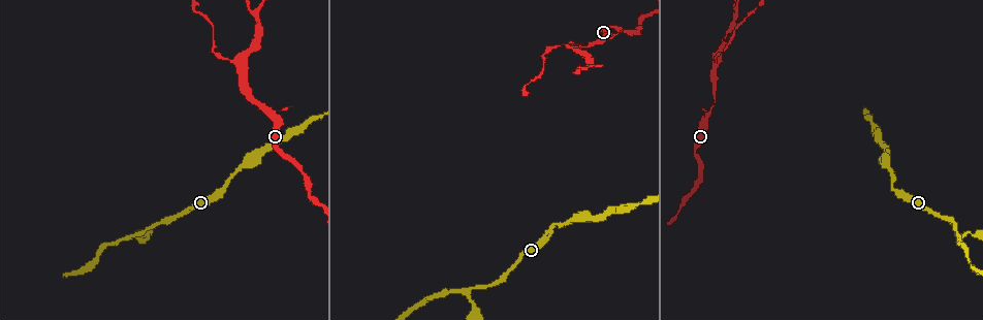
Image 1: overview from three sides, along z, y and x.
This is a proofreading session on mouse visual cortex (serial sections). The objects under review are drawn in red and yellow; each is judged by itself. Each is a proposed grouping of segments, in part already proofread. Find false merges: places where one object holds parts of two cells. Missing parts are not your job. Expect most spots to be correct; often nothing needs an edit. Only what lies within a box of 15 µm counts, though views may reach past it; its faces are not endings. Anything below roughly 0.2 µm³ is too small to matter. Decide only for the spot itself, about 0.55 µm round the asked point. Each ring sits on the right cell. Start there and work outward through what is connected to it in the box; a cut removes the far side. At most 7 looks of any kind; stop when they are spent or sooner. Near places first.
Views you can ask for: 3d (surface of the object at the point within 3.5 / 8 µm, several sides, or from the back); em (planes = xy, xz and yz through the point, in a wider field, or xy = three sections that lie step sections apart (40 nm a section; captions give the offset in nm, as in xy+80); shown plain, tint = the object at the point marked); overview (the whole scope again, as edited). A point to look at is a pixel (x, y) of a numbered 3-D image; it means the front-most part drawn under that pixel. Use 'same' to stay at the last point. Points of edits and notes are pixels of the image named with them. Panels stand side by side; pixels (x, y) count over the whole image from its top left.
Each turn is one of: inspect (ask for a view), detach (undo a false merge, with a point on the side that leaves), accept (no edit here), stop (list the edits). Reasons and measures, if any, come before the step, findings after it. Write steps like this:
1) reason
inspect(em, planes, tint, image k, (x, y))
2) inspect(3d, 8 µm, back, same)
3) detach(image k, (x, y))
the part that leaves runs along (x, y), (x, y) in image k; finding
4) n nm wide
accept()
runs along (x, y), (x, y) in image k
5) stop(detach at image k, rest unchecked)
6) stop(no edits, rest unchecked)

a fork
inspect(3d, 8 µm, image 1, (468, 290))

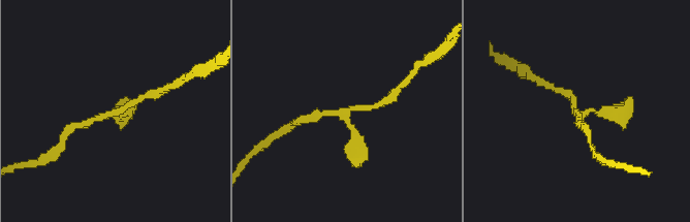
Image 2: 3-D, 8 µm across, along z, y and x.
zoom in
inspect(3d, 3.5 µm, image 2, (344, 113))

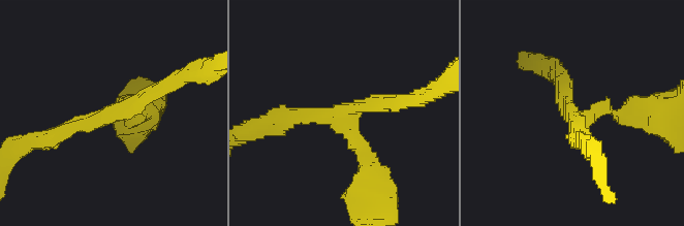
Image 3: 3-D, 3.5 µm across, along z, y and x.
3 arms; arms of 150, 200, 250 nm; shape alone is not enough
inspect(em, planes, tint, image 3, (345, 110))

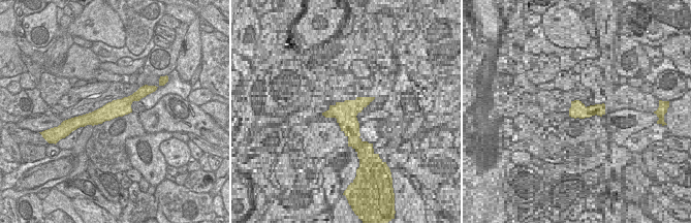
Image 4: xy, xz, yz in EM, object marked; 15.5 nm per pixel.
accept()
runs along (173, 83), (119, 115), (52, 136) in image 3; one cell here

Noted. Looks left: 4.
calibre changes
inspect(3d, 8 µm, image 1, (265, 151))

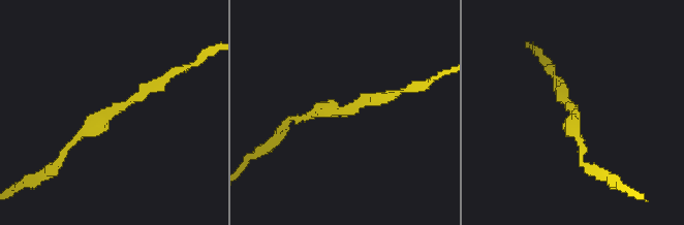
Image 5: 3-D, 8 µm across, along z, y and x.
closer look
inspect(3d, 3.5 µm, back, image 5, (110, 108))

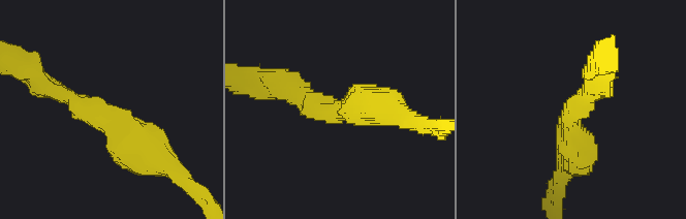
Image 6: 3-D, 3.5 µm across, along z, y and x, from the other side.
arms of 250, 500 nm
accept()
all the same cell

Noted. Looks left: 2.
calibre changes
inspect(3d, 3.5 µm, image 1, (875, 128))

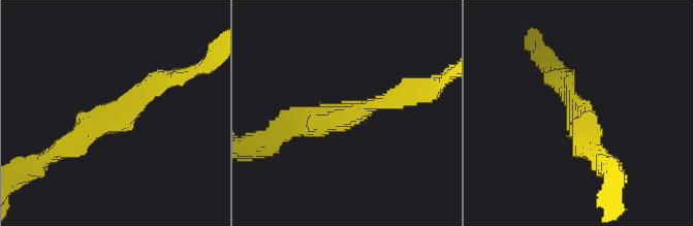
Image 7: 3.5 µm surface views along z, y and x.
arms of 200, 400 nm; shape alone is not enough
inspect(em, xy, step 1, tint, image 7, (134, 107))

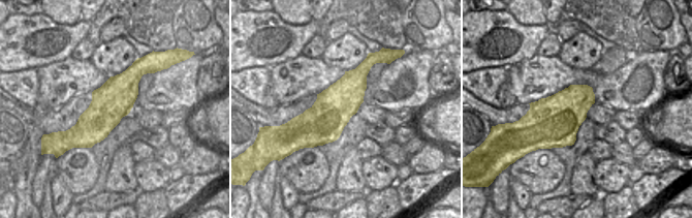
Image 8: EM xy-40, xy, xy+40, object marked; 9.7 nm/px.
accept()
continuous, no second cell

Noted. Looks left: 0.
stop(no edits, rest unchecked)

